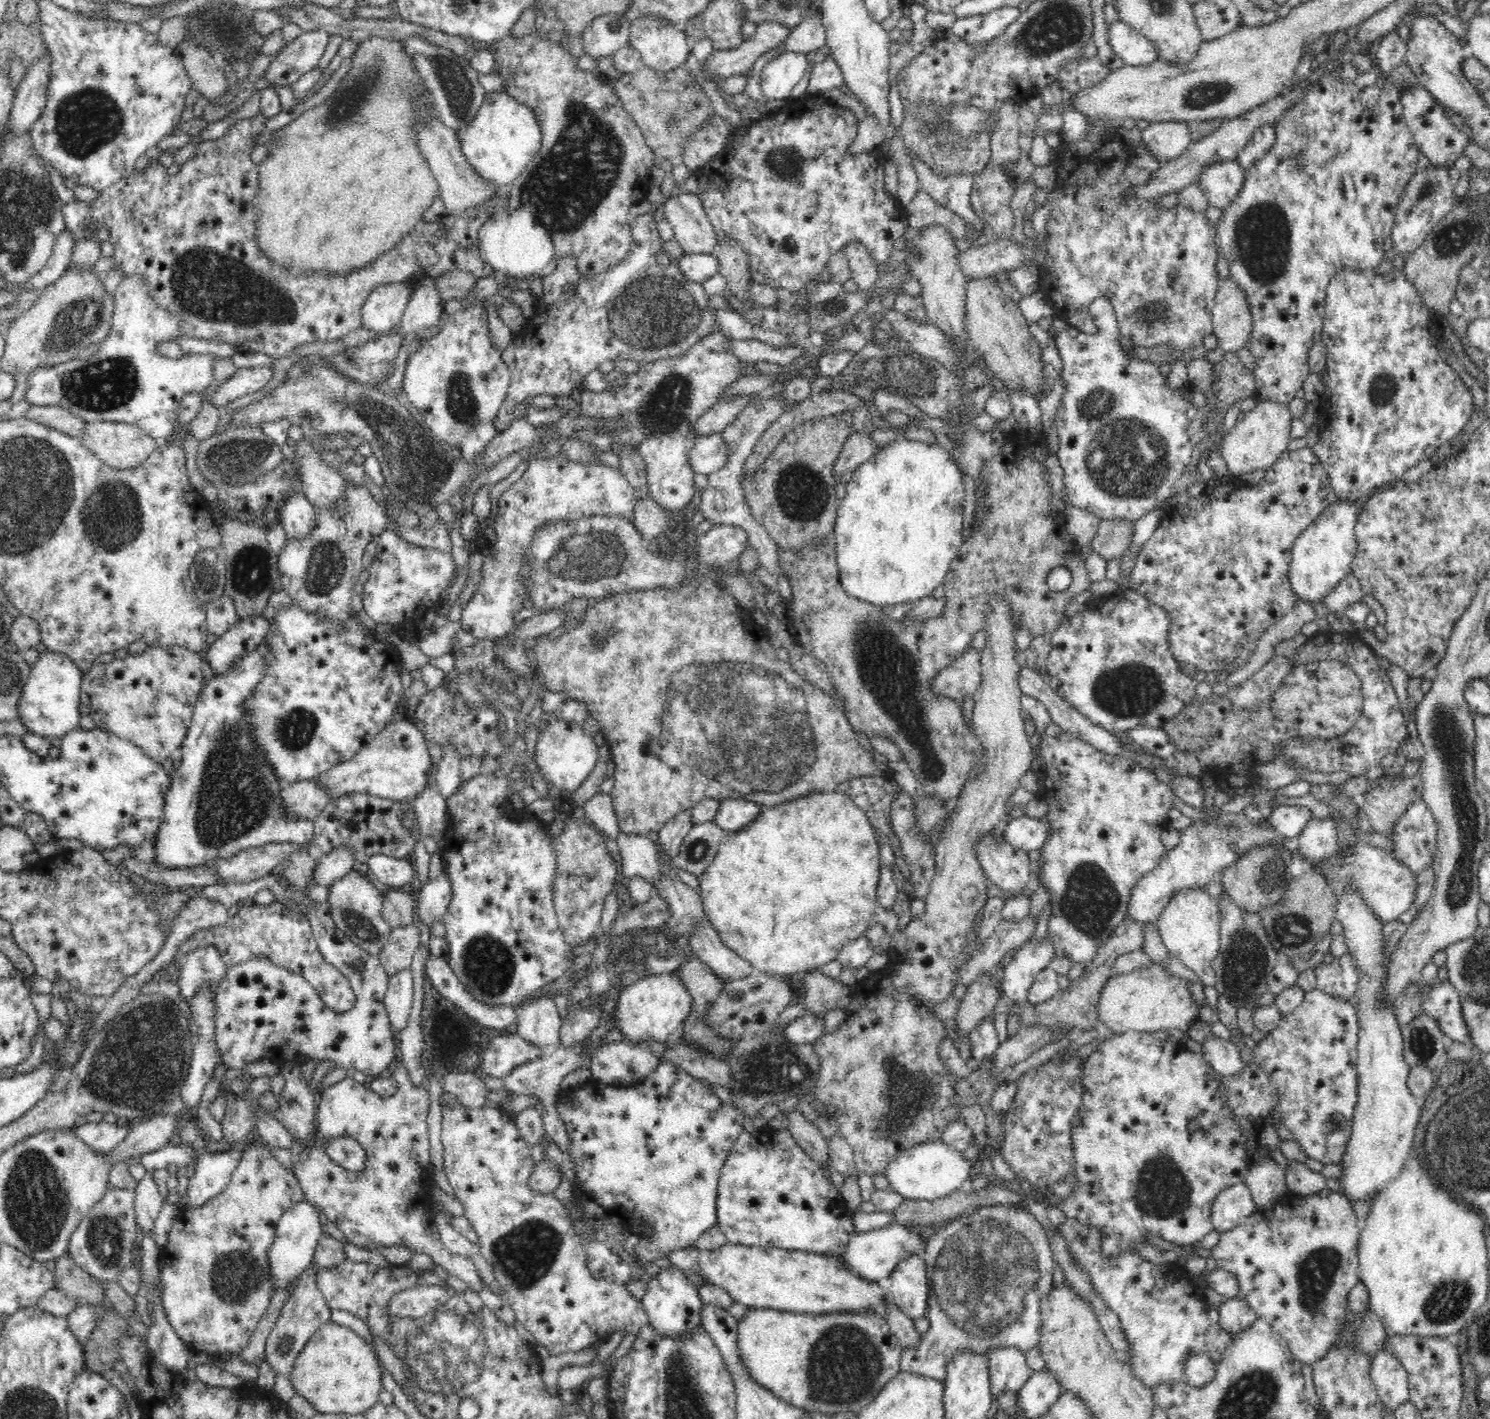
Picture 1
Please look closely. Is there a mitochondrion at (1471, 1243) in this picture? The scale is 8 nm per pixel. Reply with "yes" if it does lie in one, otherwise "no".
no

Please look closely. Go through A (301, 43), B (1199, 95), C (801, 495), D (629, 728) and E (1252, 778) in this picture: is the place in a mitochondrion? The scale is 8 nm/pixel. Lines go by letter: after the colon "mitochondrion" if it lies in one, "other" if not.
A: other
B: mitochondrion
C: mitochondrion
D: other
E: other

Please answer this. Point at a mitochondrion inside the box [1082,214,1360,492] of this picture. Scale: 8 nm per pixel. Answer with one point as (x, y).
(1151, 315)

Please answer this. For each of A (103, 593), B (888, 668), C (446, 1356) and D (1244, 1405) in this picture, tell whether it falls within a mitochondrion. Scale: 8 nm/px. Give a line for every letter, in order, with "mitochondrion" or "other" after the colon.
A: other
B: mitochondrion
C: mitochondrion
D: mitochondrion

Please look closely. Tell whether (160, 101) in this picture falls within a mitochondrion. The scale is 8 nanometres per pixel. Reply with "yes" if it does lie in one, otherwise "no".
no

